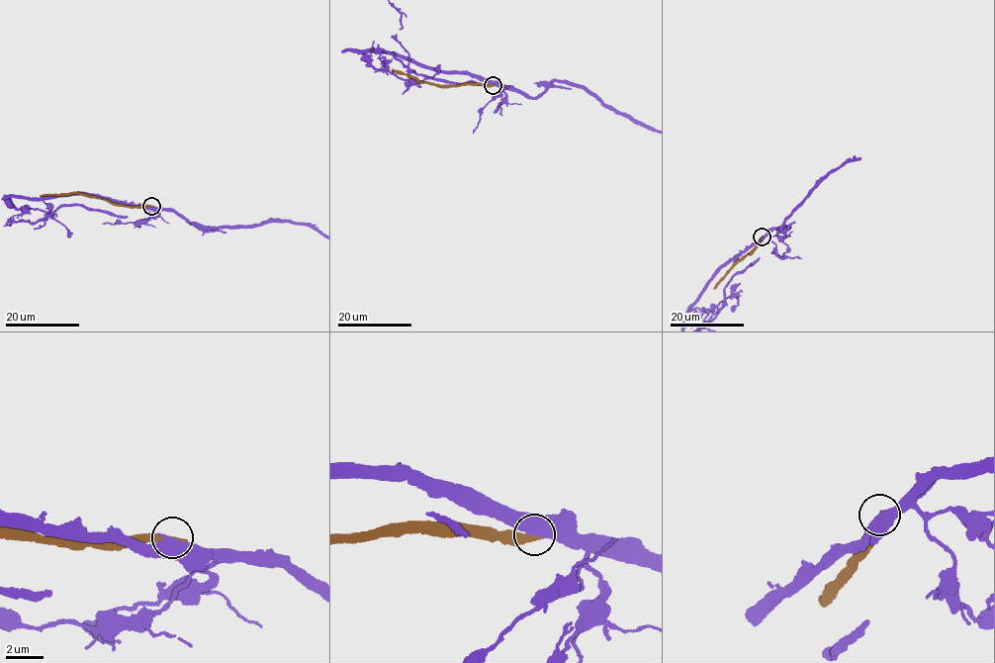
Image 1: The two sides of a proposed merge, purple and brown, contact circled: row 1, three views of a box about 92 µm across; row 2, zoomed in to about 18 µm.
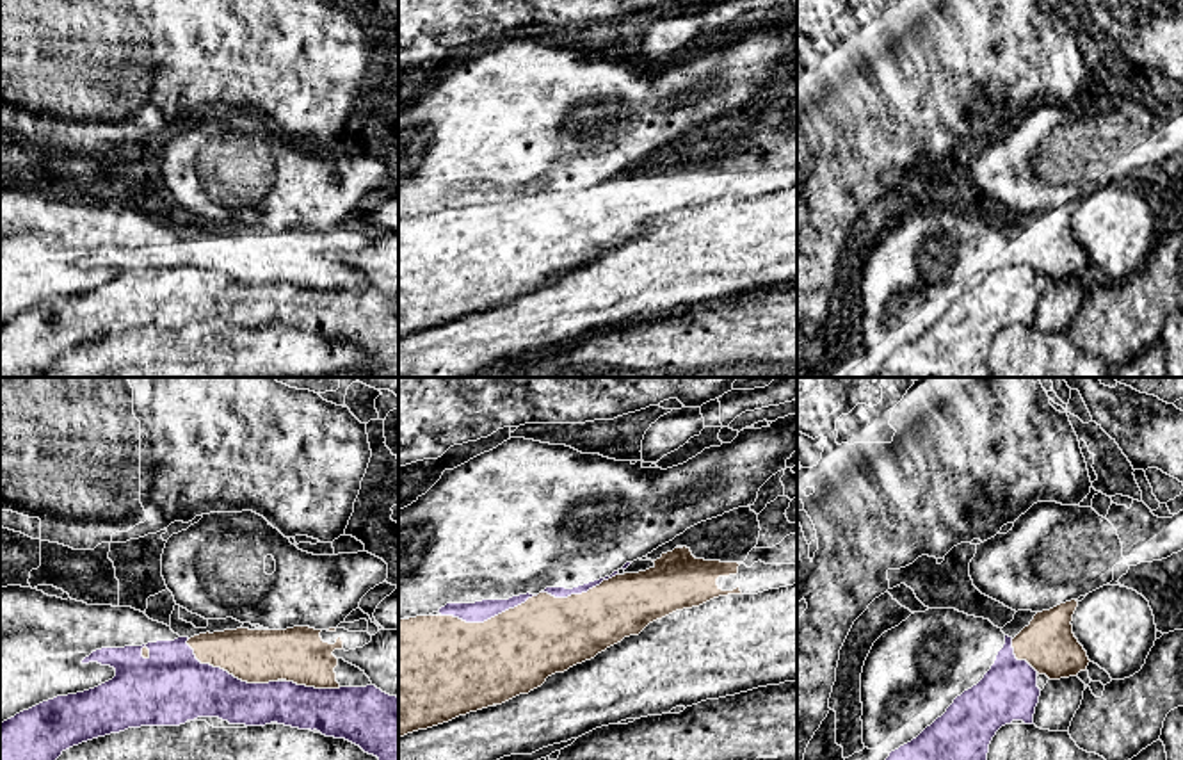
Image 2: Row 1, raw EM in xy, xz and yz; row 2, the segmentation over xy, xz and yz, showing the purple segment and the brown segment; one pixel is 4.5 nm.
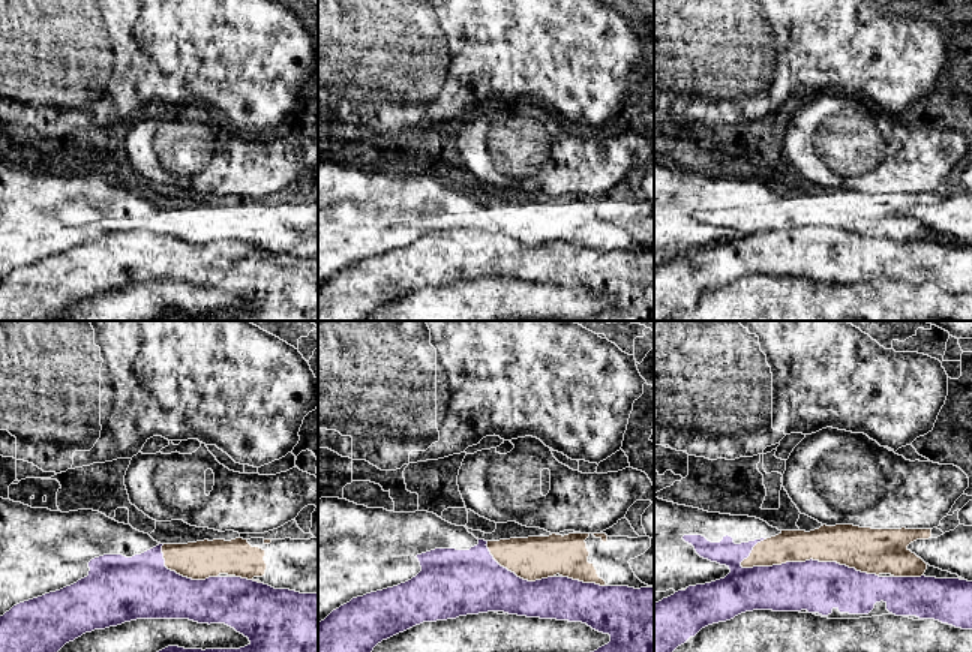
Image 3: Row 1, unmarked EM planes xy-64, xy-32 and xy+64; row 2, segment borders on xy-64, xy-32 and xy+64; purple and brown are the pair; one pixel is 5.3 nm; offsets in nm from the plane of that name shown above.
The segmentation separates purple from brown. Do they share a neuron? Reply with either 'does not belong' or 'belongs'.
does not belong

